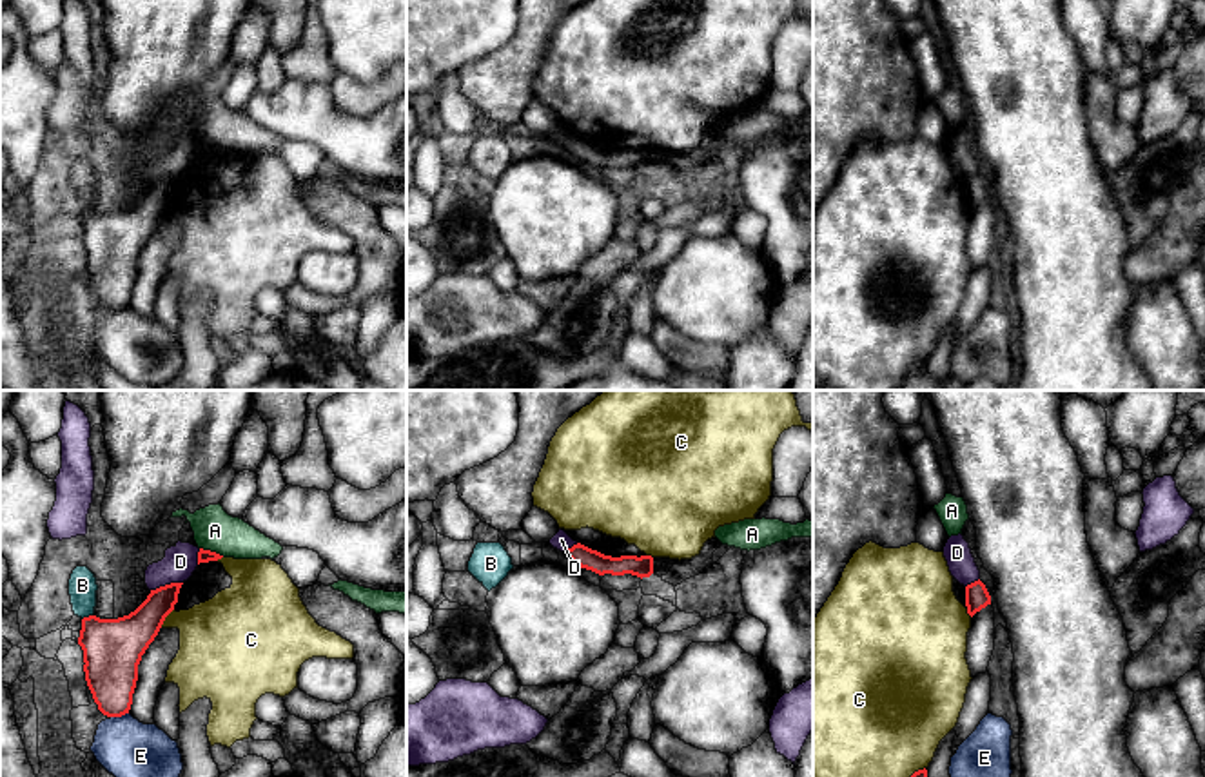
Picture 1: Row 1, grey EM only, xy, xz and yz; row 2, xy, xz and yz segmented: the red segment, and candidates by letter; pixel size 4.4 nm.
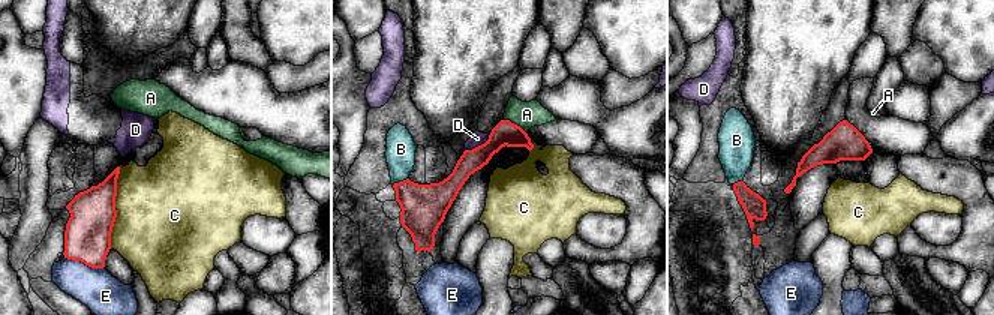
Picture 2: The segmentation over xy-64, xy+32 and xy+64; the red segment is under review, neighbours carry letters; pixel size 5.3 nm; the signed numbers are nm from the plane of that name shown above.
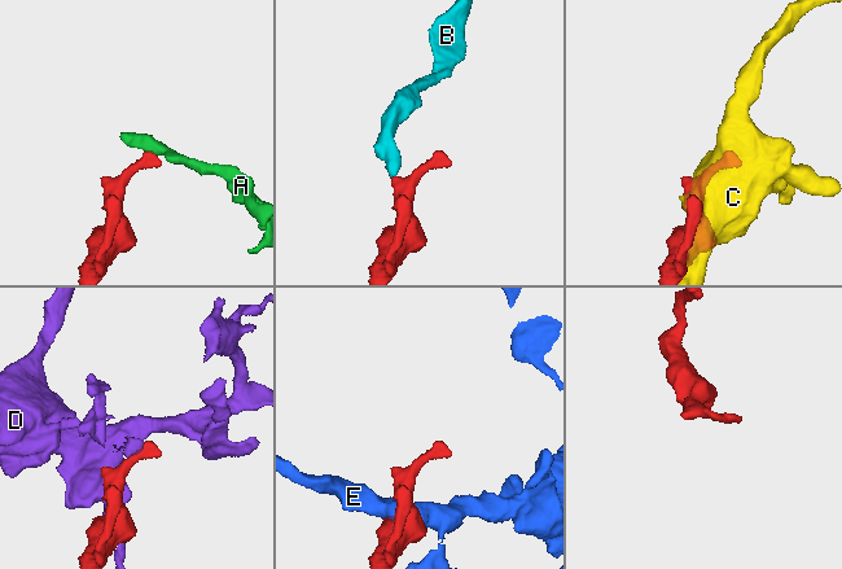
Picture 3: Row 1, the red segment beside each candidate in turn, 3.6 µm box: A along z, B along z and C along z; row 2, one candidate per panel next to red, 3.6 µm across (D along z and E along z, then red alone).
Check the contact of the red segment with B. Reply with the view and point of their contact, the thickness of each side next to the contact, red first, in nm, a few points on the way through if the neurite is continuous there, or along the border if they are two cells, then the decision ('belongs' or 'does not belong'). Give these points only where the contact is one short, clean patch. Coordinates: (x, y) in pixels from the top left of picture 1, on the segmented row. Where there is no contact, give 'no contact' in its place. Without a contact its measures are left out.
xy (86, 618) | 260/130 nm | across xy (113, 649), (86, 618), (82, 585) | belongs

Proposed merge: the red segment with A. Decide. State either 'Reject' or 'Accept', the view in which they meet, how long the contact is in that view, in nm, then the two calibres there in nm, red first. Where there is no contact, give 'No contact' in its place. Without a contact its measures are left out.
Reject. Touches red in xy. Shared border 120 nm. Thickness 60 nm (red) against 180 nm

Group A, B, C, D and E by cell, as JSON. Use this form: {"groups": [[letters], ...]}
{"groups": [["A"], ["B"], ["C"], ["D"], ["E"]]}

